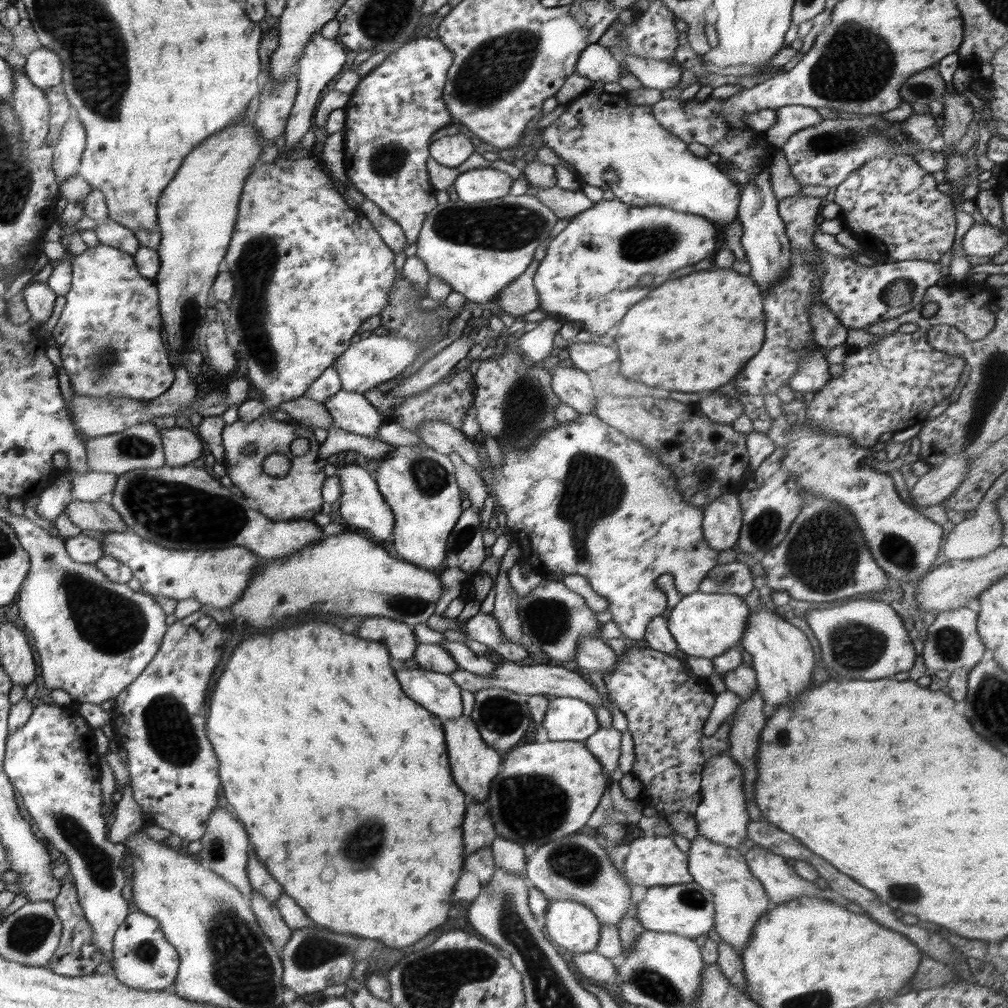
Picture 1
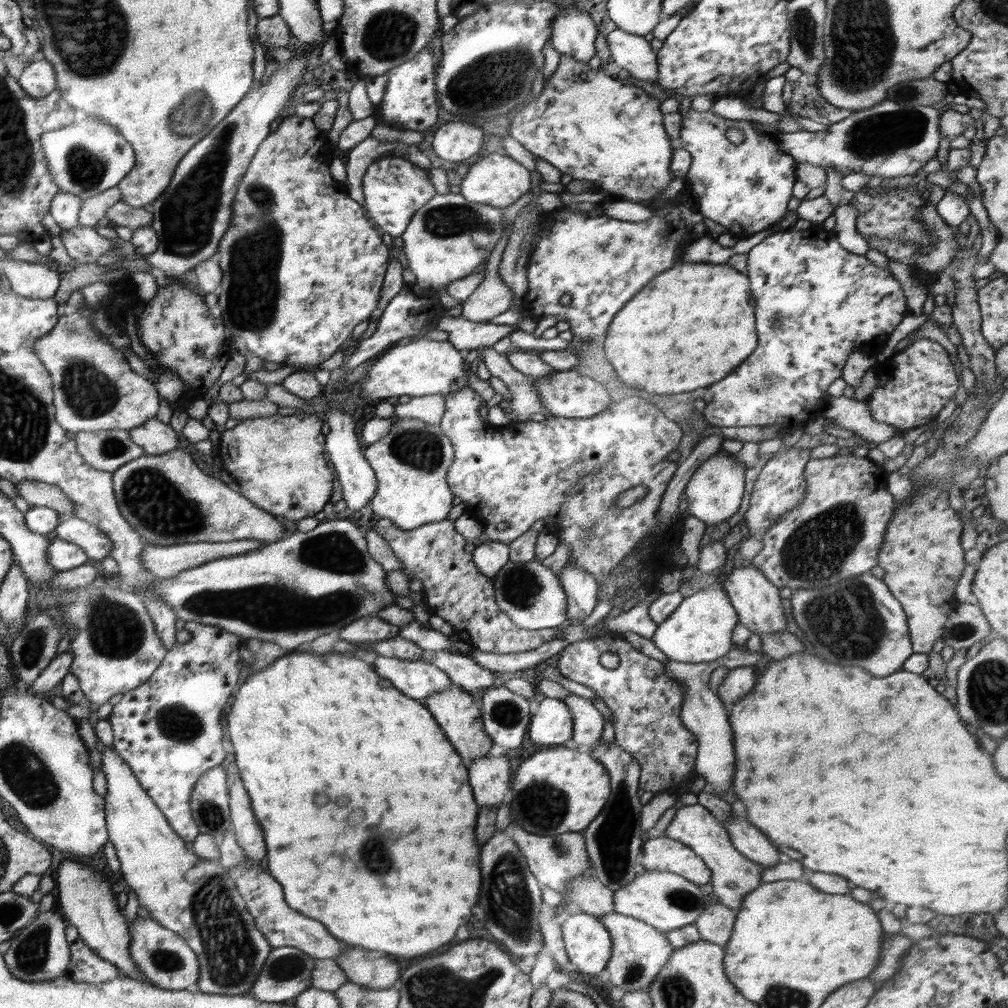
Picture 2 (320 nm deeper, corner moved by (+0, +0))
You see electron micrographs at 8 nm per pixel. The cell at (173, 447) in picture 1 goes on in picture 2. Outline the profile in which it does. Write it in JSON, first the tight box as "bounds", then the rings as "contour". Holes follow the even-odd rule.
{"bounds":[129,417,179,455],"contour":[[[156,417],[146,421],[136,429],[129,430],[130,438],[145,449],[146,455],[161,455],[179,446],[179,437],[170,424]]]}

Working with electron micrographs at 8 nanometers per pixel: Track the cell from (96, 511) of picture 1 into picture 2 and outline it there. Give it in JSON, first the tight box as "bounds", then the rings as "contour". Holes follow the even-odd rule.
{"bounds":[15,480,75,518],"contour":[[[37,480],[18,481],[15,484],[17,494],[24,498],[30,506],[42,506],[54,509],[64,518],[71,517],[75,504],[66,498],[64,491],[58,486]]]}

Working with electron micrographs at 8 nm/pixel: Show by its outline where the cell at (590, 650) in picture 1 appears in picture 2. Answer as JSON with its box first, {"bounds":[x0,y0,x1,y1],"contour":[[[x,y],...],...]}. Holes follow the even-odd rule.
{"bounds":[558,563,597,623],"contour":[[[566,563],[558,577],[567,596],[567,618],[581,623],[597,605],[596,579],[572,563]]]}

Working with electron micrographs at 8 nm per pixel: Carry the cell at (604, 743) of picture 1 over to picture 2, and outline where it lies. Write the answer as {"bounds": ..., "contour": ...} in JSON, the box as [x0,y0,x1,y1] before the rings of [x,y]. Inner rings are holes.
{"bounds":[561,693,604,750],"contour":[[[570,693],[561,700],[569,708],[573,718],[572,738],[564,744],[572,746],[572,749],[591,750],[602,736],[604,717],[591,700],[581,695]]]}

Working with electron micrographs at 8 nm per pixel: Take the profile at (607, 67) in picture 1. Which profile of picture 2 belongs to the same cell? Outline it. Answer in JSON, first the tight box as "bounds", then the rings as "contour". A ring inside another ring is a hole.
{"bounds":[550,7,599,63],"contour":[[[578,7],[565,8],[551,24],[550,42],[556,52],[587,63],[596,55],[594,41],[599,31],[588,11]]]}

